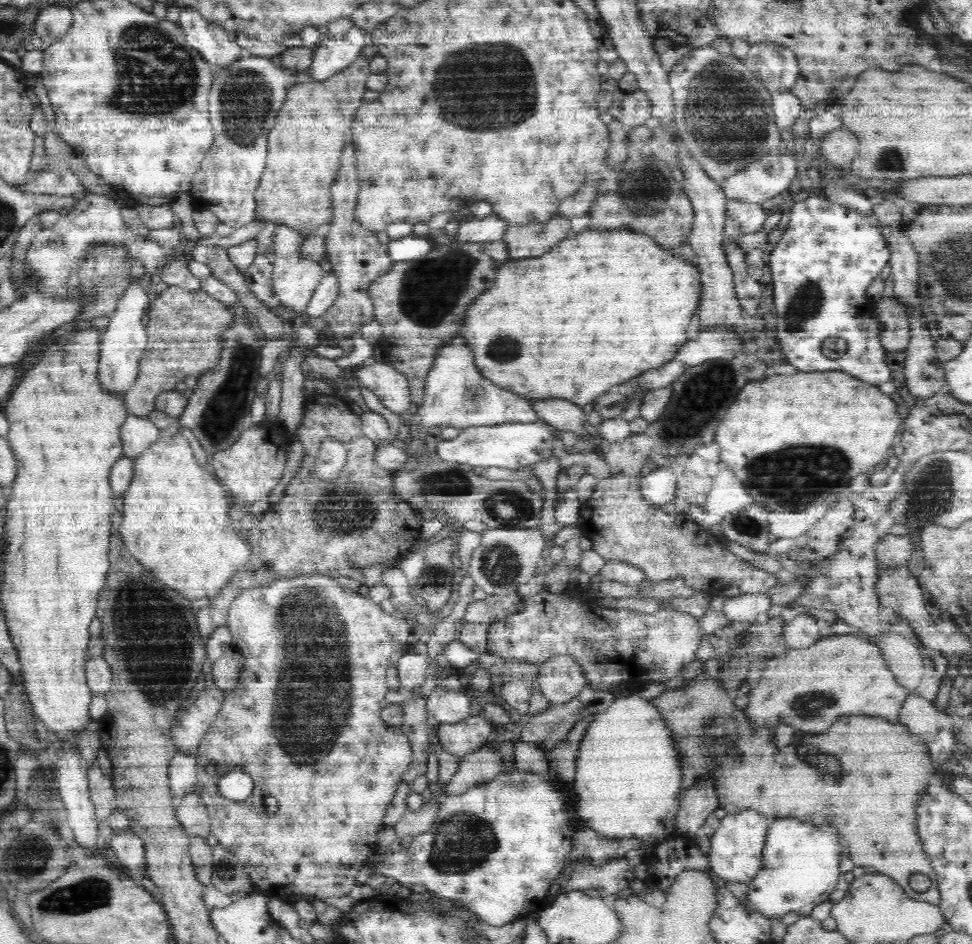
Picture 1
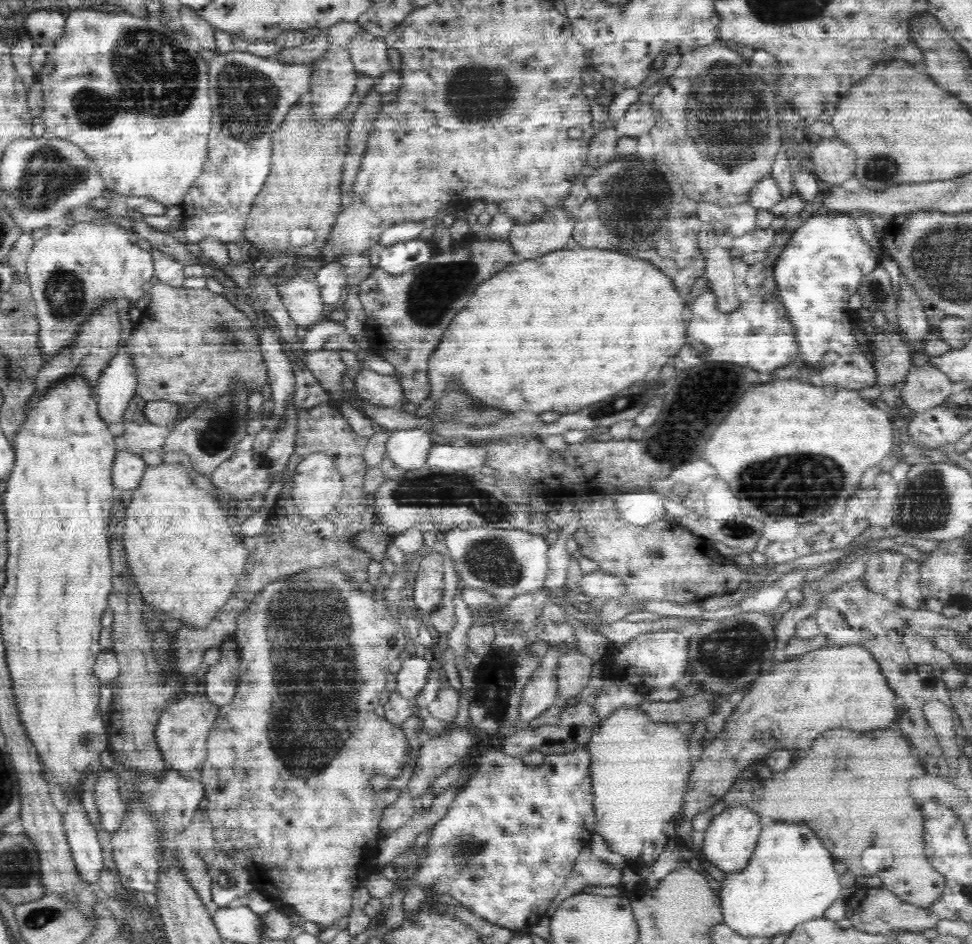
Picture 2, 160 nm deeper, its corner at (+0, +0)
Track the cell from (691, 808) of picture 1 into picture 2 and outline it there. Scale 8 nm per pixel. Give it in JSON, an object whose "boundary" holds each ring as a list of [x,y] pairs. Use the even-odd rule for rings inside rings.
{"boundary":[[[829,644],[828,646],[822,646],[822,648],[811,648],[810,650],[808,650],[808,652],[804,652],[803,654],[800,654],[796,659],[786,660],[784,662],[778,662],[778,663],[773,663],[773,664],[769,665],[768,669],[766,669],[765,672],[760,674],[754,680],[754,683],[752,683],[752,684],[754,684],[754,686],[751,685],[749,687],[749,691],[743,696],[743,699],[737,704],[737,706],[733,710],[733,713],[729,716],[729,718],[725,722],[725,727],[722,730],[722,734],[720,734],[720,736],[717,736],[715,739],[713,739],[709,743],[705,744],[705,746],[703,748],[704,752],[702,752],[702,755],[700,756],[700,760],[698,760],[698,762],[696,762],[696,764],[694,764],[694,768],[693,768],[694,770],[692,770],[692,772],[689,776],[689,780],[686,784],[687,790],[686,790],[686,793],[684,794],[682,810],[680,810],[681,818],[686,817],[686,818],[690,818],[692,820],[695,816],[698,816],[699,814],[708,813],[708,811],[712,808],[712,806],[716,806],[716,804],[718,804],[718,802],[724,800],[725,795],[728,793],[729,788],[732,786],[732,784],[734,784],[736,777],[738,777],[738,775],[740,775],[745,770],[744,767],[750,767],[757,759],[766,759],[768,752],[770,752],[770,750],[776,750],[776,748],[810,748],[810,746],[812,746],[812,740],[814,740],[814,738],[818,738],[818,736],[820,736],[820,734],[824,734],[824,732],[826,732],[826,730],[830,730],[830,728],[836,728],[836,726],[844,726],[844,728],[850,728],[850,730],[872,730],[872,728],[886,729],[889,727],[894,727],[895,722],[899,719],[899,717],[901,716],[901,714],[904,710],[903,704],[902,704],[902,707],[903,707],[902,709],[900,709],[900,708],[898,708],[898,706],[896,706],[896,701],[897,701],[896,696],[898,697],[898,694],[890,686],[890,683],[888,682],[888,679],[886,678],[886,676],[884,676],[884,673],[881,670],[881,666],[879,665],[879,662],[875,659],[873,652],[871,650],[868,650],[866,646],[862,646],[861,644],[842,644],[842,645],[830,645]],[[806,704],[812,704],[812,712],[806,712],[806,710],[800,710],[800,708],[804,708],[804,706],[806,706]]]}

